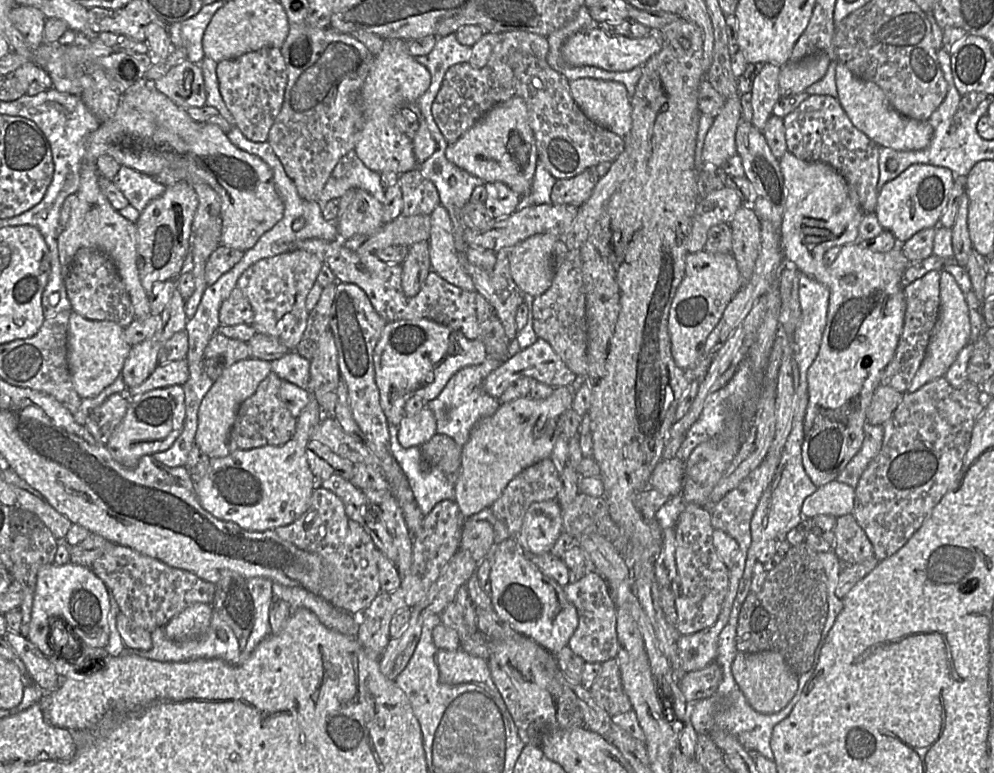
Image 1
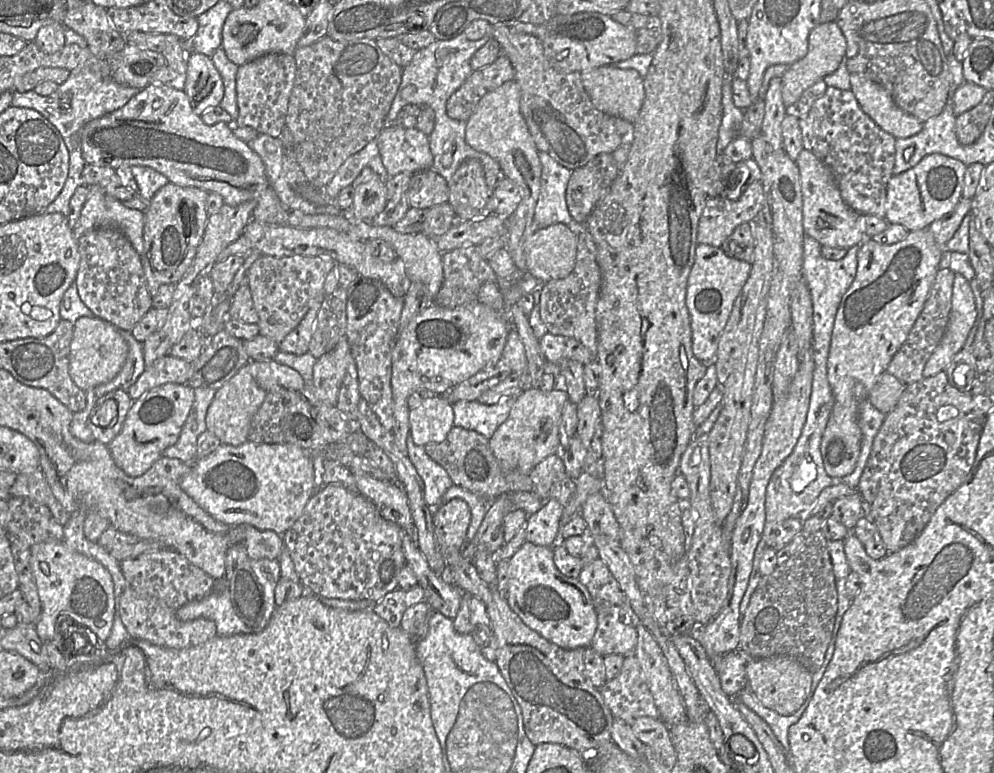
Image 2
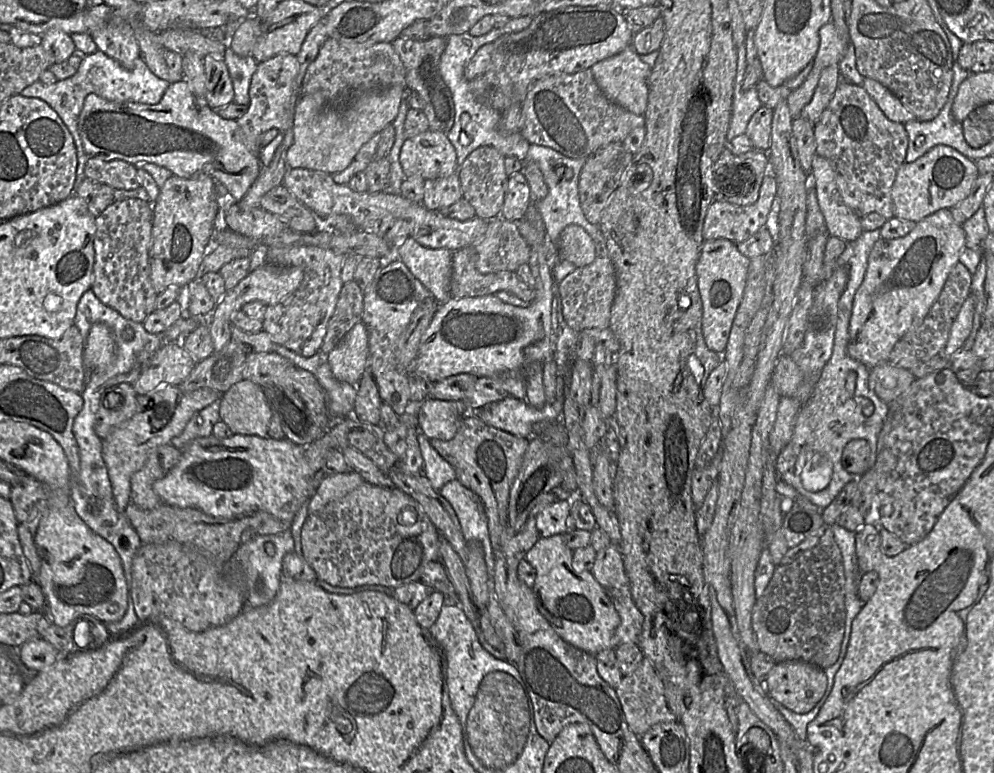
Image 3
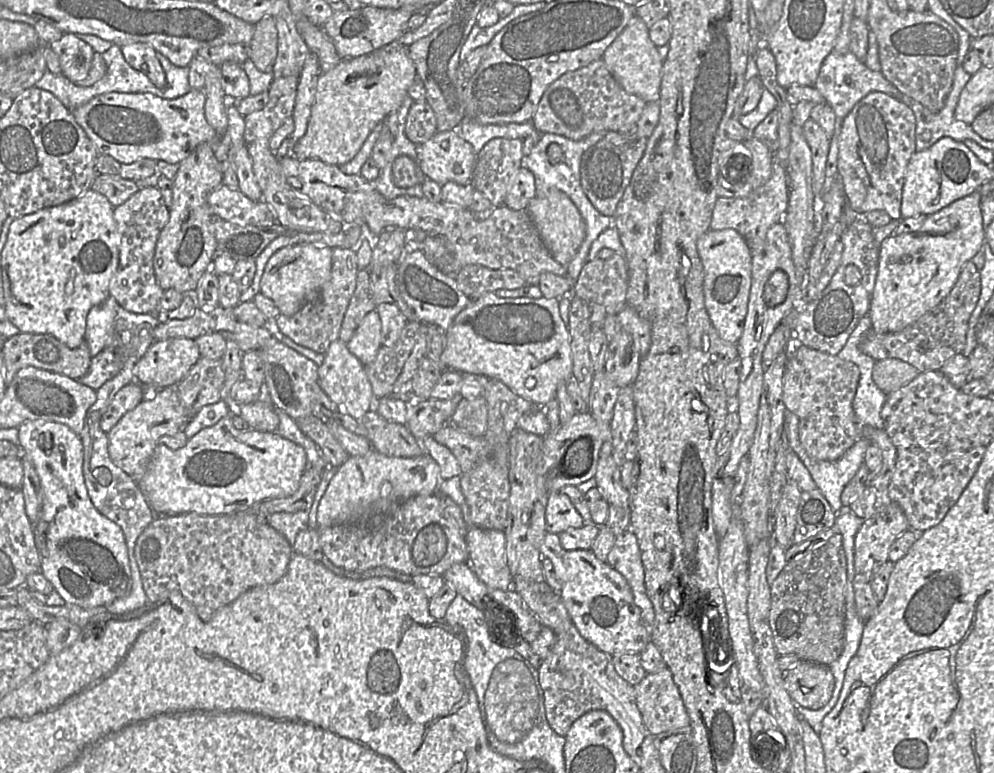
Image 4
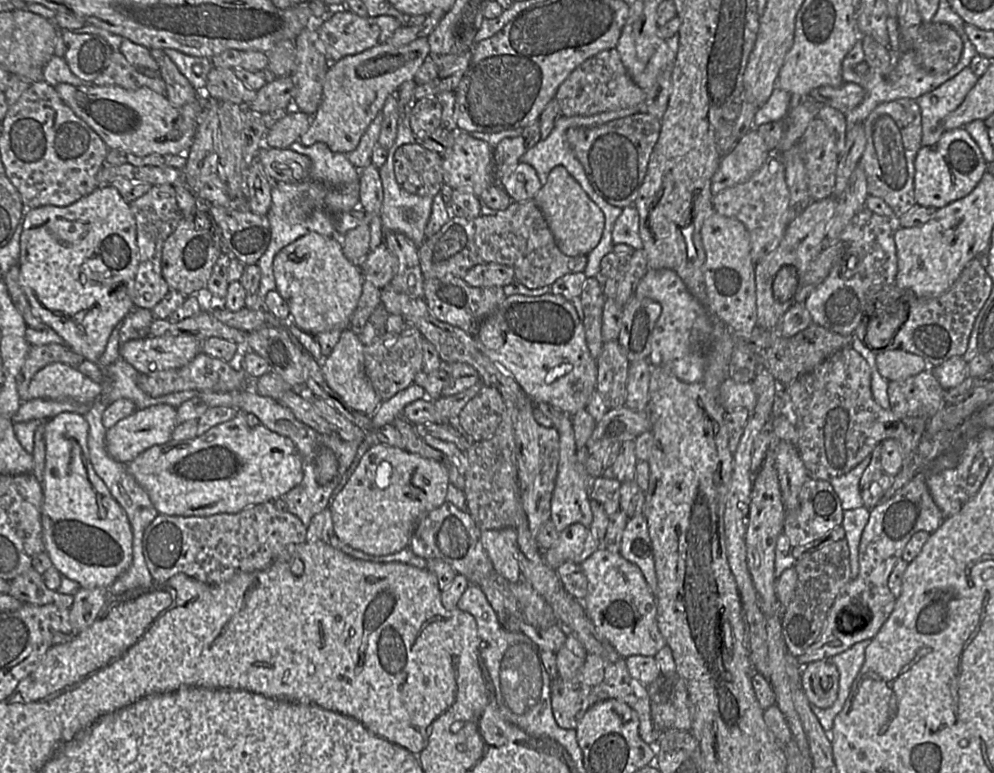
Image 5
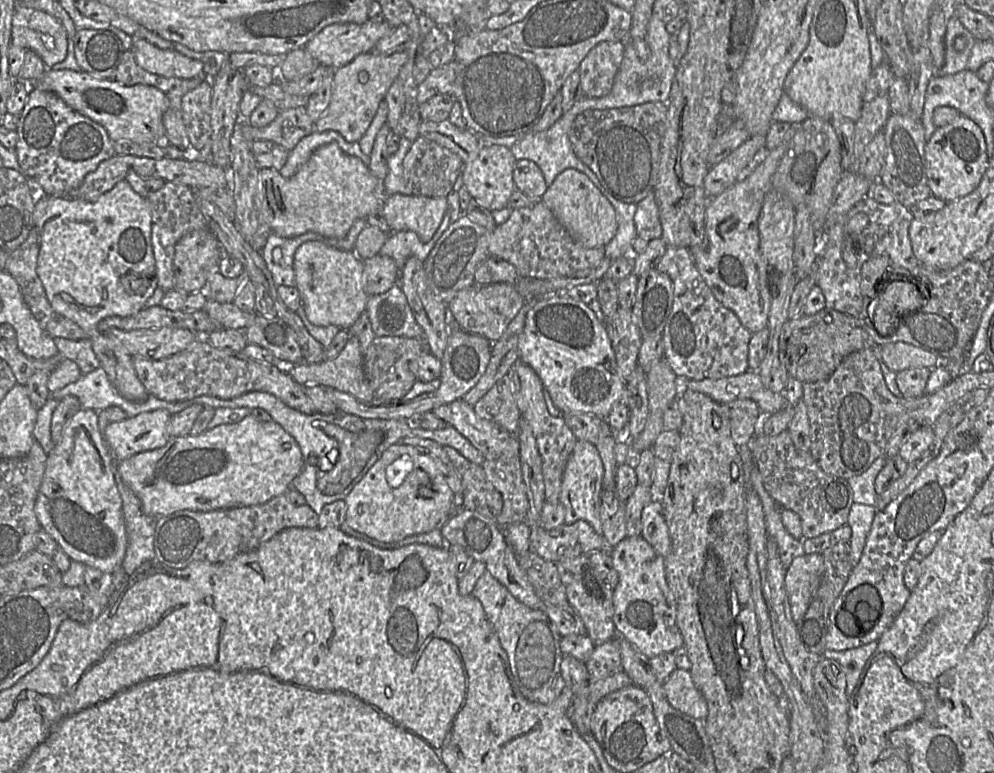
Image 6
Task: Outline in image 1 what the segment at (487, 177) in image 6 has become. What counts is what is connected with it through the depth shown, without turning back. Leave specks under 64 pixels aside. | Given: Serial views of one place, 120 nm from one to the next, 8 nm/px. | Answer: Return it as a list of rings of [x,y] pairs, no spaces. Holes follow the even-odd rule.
[[[384,39],[384,45],[374,56],[369,74],[360,91],[360,102],[364,114],[364,127],[354,152],[364,165],[380,174],[385,172],[402,175],[418,168],[413,152],[413,141],[392,124],[392,117],[401,108],[408,108],[422,117],[418,108],[410,105],[425,93],[431,82],[430,72],[419,64],[406,50],[404,40]]]

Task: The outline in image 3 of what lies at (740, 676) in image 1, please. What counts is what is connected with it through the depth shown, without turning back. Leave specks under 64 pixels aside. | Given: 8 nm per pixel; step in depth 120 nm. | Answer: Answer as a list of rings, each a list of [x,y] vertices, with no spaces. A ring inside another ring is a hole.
[[[803,661],[776,662],[762,680],[769,698],[797,714],[811,711],[827,689],[825,670]]]

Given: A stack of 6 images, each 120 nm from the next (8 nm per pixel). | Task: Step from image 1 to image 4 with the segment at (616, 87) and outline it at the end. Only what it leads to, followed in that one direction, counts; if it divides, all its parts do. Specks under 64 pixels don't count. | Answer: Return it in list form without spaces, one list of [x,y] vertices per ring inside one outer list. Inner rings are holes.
[[[632,17],[601,59],[626,92],[642,98],[646,103],[659,100],[664,58],[649,37],[649,27],[640,17]]]

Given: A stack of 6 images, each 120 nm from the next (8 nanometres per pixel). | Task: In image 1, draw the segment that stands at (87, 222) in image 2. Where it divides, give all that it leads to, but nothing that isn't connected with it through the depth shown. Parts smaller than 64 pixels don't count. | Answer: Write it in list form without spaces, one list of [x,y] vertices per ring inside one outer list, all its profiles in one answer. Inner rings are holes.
[[[83,161],[80,168],[80,184],[76,193],[76,203],[65,228],[56,239],[62,277],[64,279],[67,276],[68,267],[80,248],[89,247],[102,251],[111,258],[116,266],[130,295],[135,319],[143,319],[151,314],[150,298],[139,278],[136,223],[123,217],[119,211],[113,208],[99,187],[98,177],[94,164]]]

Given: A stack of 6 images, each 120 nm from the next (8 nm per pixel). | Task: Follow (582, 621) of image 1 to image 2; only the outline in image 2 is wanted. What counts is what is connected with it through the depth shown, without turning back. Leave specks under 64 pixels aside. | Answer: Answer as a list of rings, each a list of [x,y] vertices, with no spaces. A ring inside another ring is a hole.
[[[597,558],[585,566],[577,578],[589,591],[597,613],[597,629],[589,647],[602,656],[633,655],[638,640],[640,621],[607,565]]]

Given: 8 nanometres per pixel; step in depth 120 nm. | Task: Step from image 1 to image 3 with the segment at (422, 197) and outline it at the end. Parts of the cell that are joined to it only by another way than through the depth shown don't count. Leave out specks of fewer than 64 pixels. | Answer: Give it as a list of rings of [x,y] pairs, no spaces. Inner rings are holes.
[[[457,173],[450,176],[424,180],[421,204],[429,210],[448,207],[462,199],[461,184]]]

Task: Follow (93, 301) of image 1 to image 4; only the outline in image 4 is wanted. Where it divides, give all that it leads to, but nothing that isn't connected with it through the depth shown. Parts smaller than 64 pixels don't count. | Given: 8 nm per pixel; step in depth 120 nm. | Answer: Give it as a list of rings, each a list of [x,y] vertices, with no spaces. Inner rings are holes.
[[[150,186],[115,207],[113,217],[120,237],[120,250],[119,264],[109,283],[109,294],[127,311],[137,314],[155,313],[164,290],[156,281],[153,257],[158,236],[169,220],[169,207],[160,190]]]

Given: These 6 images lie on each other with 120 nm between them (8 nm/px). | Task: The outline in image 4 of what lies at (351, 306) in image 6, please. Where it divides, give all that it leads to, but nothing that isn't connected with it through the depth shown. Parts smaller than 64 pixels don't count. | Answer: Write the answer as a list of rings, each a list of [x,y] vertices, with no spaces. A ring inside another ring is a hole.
[[[296,244],[276,251],[268,260],[260,280],[260,294],[271,299],[280,313],[295,315],[303,305],[319,297],[323,284],[330,278],[333,248],[313,244]]]

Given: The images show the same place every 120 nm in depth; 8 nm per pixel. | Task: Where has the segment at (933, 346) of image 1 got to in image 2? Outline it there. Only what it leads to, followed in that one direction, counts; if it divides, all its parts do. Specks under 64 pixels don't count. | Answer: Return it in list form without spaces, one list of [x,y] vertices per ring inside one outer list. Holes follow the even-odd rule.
[[[955,273],[948,325],[924,367],[924,378],[945,371],[952,358],[963,349],[976,316],[975,298],[970,282],[961,274]]]

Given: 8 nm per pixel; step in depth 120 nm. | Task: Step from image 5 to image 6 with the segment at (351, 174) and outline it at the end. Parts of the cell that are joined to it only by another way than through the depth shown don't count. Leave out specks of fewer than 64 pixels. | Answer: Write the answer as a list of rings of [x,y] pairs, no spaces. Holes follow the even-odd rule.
[[[326,130],[313,132],[302,138],[290,152],[285,165],[280,169],[280,174],[285,178],[293,176],[317,148],[331,142],[336,142],[345,153],[360,158],[368,165],[369,156],[361,151],[358,142],[348,142],[338,132]]]

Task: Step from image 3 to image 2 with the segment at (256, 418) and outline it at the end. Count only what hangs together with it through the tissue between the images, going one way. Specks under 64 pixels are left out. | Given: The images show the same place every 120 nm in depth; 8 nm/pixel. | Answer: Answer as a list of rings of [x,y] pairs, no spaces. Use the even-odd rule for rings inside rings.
[[[248,362],[227,383],[216,390],[207,410],[205,419],[207,430],[212,432],[222,444],[239,446],[247,442],[251,420],[264,402],[266,392],[252,376],[250,363]]]

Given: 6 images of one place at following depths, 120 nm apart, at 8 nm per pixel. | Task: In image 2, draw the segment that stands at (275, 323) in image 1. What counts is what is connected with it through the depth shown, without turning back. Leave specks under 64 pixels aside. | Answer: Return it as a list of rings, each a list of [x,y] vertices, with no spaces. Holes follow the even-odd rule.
[[[260,256],[250,267],[246,274],[248,285],[255,310],[258,314],[259,333],[275,341],[280,351],[303,355],[308,352],[312,334],[315,330],[315,322],[323,300],[326,297],[324,282],[328,274],[338,264],[331,258],[311,256]]]

